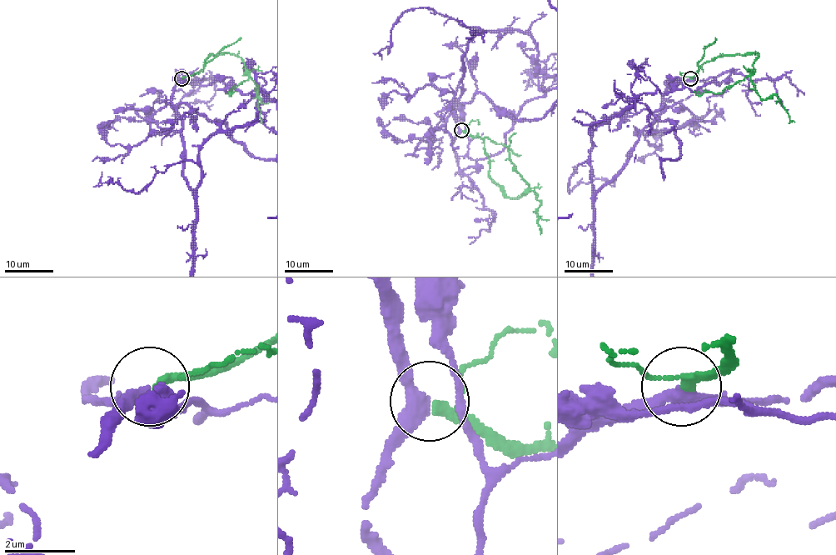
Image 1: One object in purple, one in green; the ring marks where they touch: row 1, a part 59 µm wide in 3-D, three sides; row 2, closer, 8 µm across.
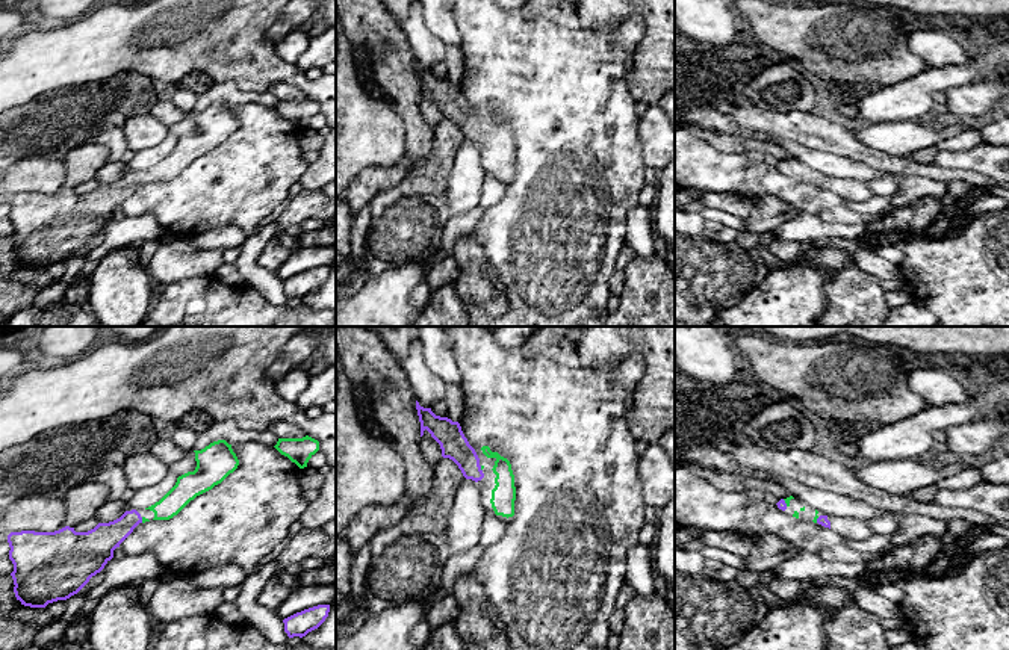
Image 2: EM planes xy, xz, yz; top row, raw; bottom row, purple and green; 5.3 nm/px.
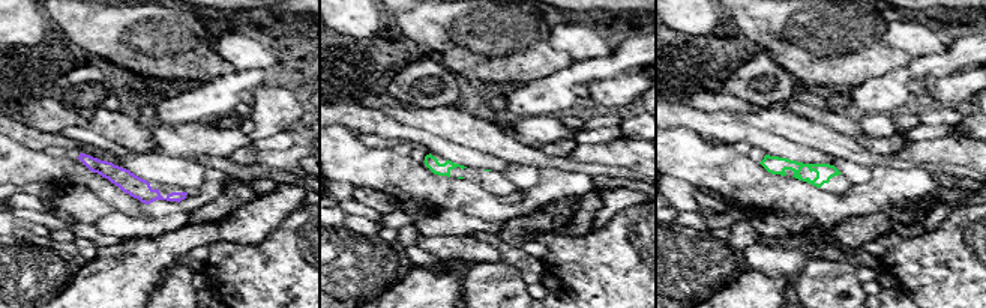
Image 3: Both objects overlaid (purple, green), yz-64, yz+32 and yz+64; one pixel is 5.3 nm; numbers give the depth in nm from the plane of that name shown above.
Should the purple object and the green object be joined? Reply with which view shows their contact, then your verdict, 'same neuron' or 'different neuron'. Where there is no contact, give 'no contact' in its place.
yz | same neuron

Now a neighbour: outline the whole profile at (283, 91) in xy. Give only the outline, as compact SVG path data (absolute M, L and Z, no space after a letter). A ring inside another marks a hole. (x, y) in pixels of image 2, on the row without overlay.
M275 83L269 88L269 92L272 92L278 100L303 100L306 98L306 94L289 83Z

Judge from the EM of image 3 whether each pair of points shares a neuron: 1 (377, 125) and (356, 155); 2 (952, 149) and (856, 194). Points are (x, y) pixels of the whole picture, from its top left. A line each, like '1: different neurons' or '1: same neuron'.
1: different neurons
2: same neuron

